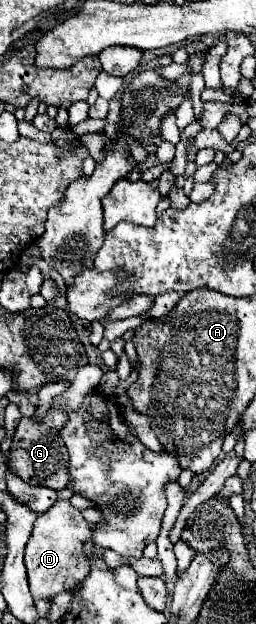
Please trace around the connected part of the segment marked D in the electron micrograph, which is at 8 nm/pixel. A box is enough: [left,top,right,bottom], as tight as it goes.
[25,500,91,600]

